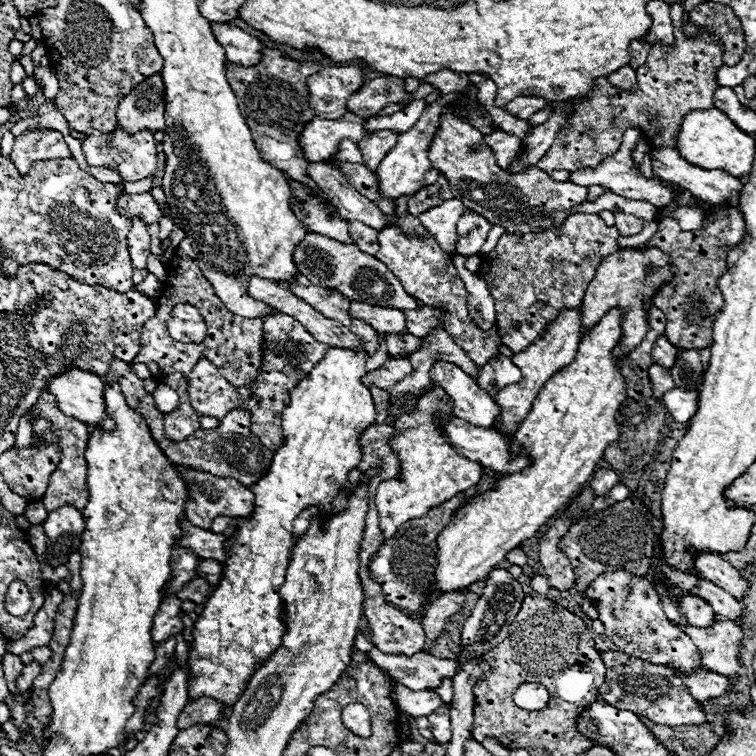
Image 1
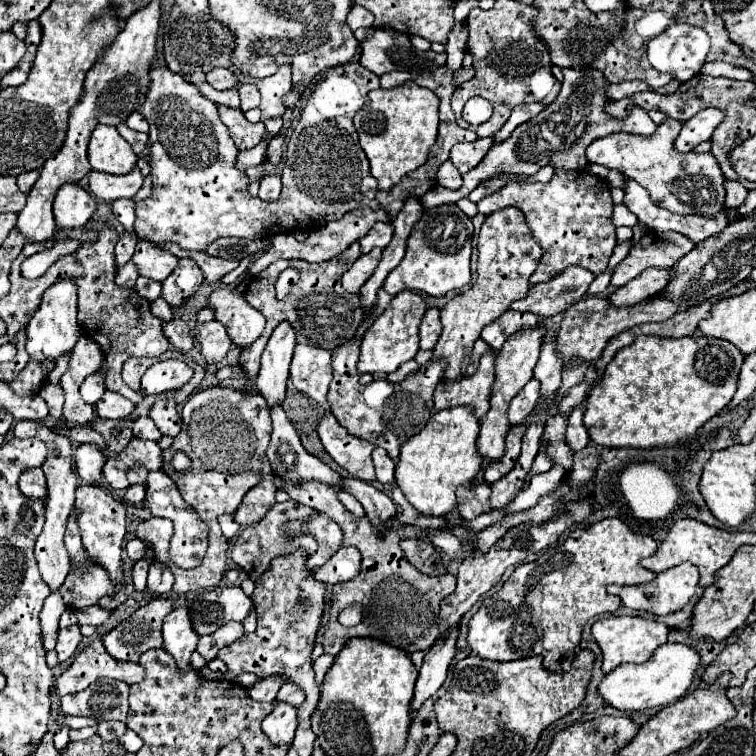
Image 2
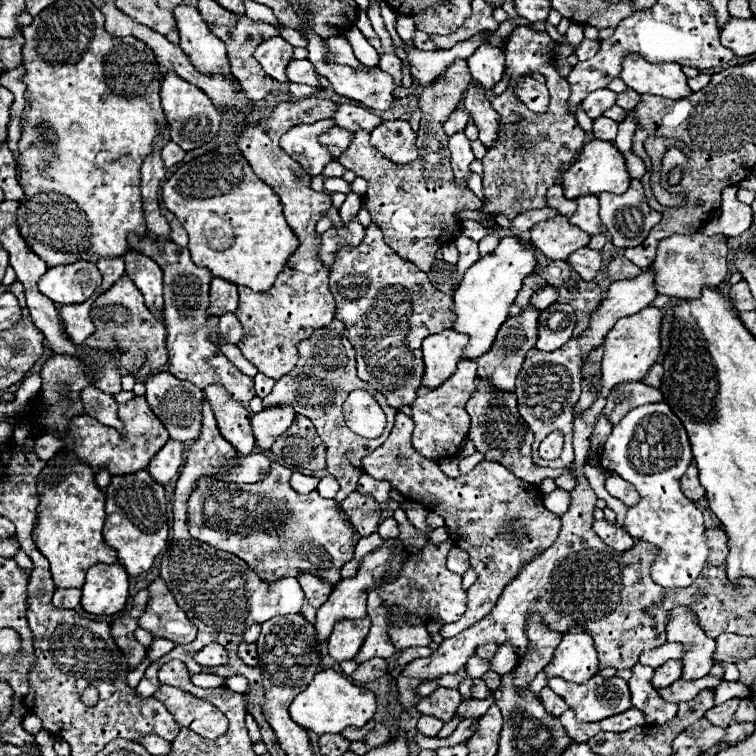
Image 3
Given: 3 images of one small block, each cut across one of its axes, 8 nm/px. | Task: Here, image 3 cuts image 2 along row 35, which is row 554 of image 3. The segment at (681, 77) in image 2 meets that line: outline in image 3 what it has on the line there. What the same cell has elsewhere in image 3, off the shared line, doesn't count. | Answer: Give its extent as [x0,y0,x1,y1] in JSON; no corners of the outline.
[600,404,708,588]

